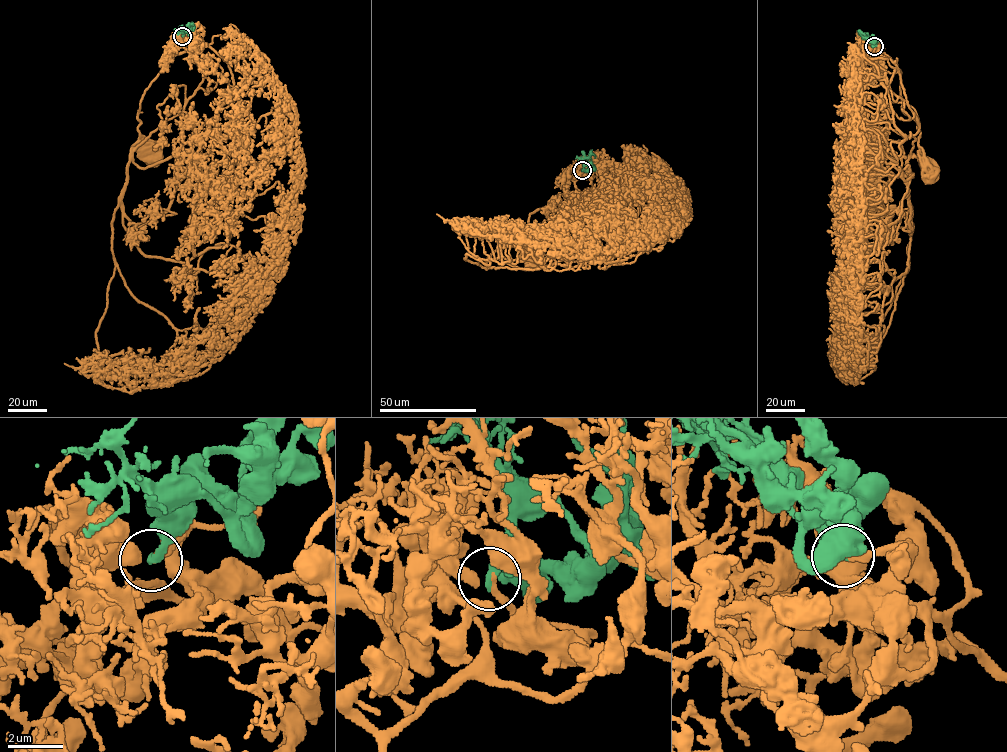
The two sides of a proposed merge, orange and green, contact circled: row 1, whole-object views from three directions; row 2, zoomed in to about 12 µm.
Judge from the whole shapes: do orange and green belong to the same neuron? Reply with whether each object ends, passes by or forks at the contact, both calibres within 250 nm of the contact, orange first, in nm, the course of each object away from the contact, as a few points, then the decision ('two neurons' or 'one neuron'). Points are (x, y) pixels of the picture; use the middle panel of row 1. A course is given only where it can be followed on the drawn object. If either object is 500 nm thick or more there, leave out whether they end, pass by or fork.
orange ends there; green ends there; 260 nm thick on the orange side, 280 nm on the other; orange runs (581, 170), (582, 175), (574, 183), (581, 200), (563, 202), (530, 214), (525, 239), (522, 240), (530, 254); green runs (581, 170), (583, 159), (592, 154), (595, 158); one neuron

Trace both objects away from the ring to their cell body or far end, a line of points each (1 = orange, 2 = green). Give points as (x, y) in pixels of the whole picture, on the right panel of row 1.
1: (874, 46), (894, 61), (899, 69), (902, 110), (917, 123), (922, 164), (925, 164)
2: (874, 46), (864, 34)

